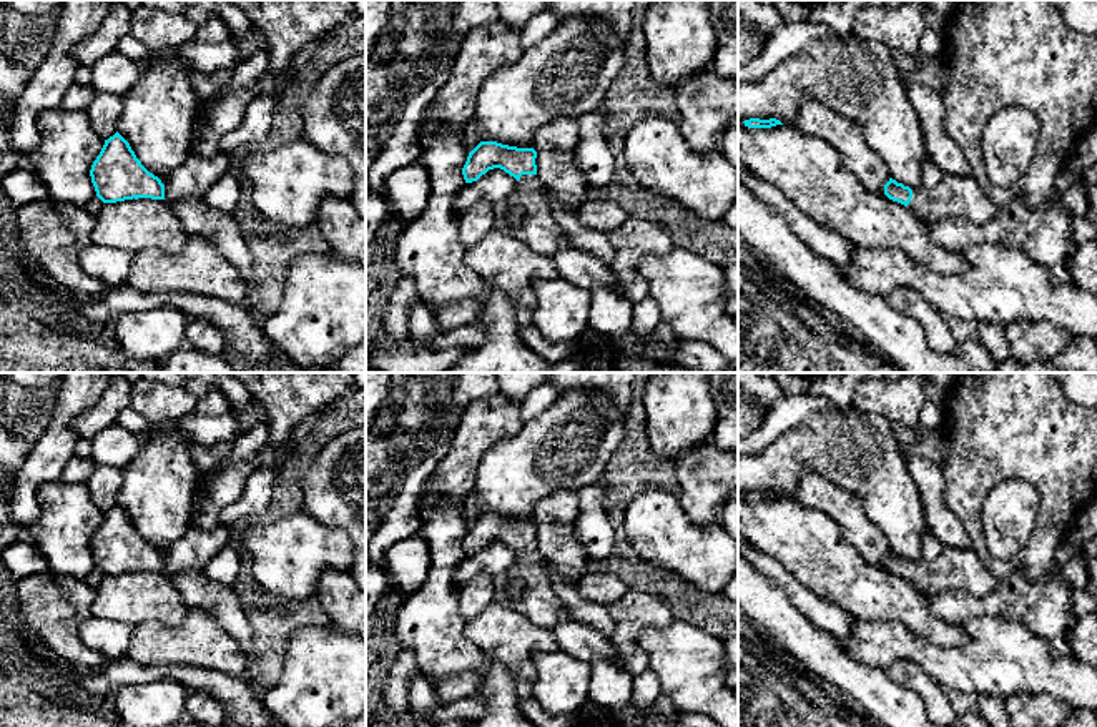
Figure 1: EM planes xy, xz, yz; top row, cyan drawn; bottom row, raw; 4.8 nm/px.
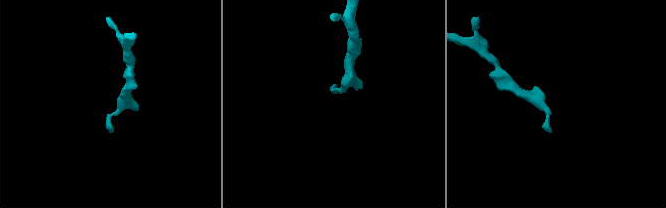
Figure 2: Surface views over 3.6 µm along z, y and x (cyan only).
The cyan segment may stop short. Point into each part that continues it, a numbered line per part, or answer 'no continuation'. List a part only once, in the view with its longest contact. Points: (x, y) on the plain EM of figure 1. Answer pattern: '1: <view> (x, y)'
1: xz (526, 588)

